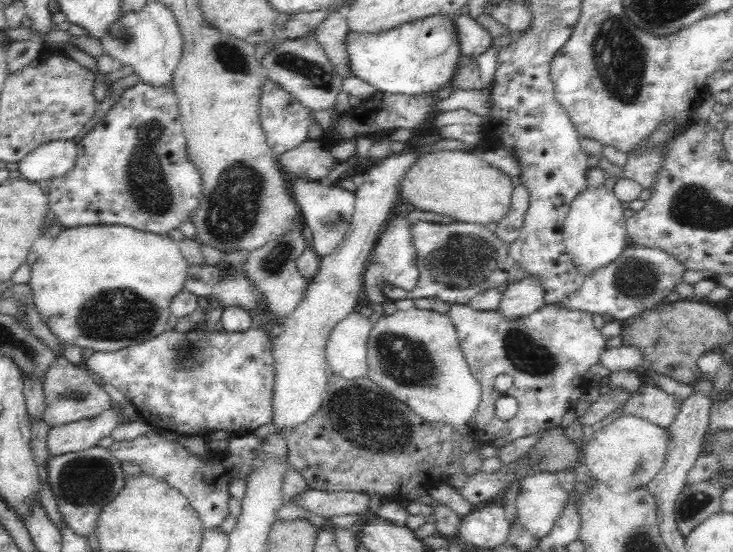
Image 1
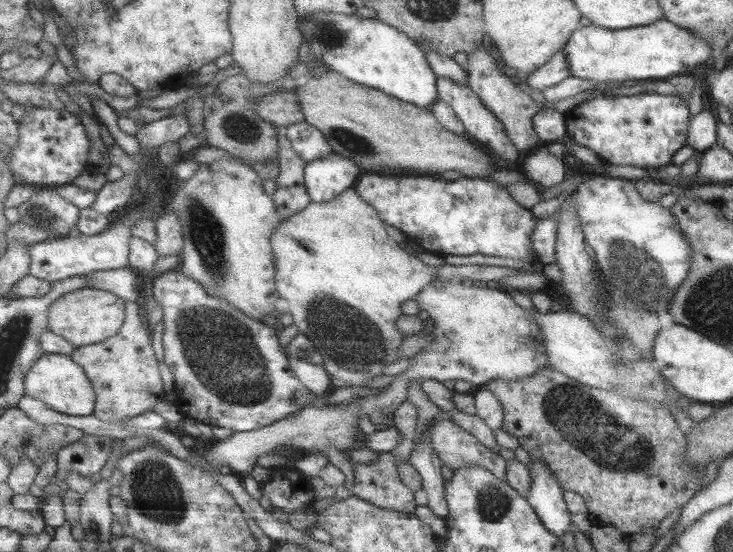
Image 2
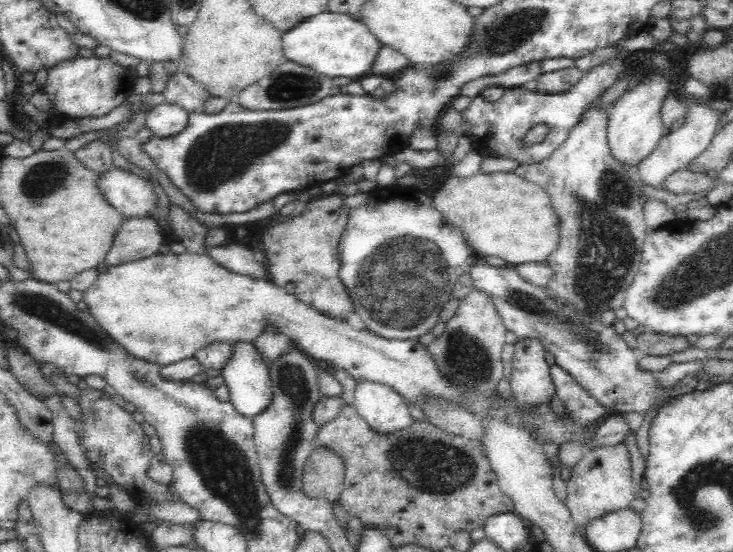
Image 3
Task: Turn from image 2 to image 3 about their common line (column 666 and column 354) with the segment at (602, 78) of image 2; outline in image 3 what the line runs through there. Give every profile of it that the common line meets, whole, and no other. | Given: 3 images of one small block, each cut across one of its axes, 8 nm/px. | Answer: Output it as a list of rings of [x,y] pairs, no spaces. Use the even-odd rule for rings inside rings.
[[[328,10],[302,20],[281,36],[284,57],[287,61],[296,64],[306,64],[316,72],[336,78],[360,78],[368,73],[368,68],[374,64],[376,54],[382,45],[379,40],[368,31],[361,22],[350,16],[329,12]]]

